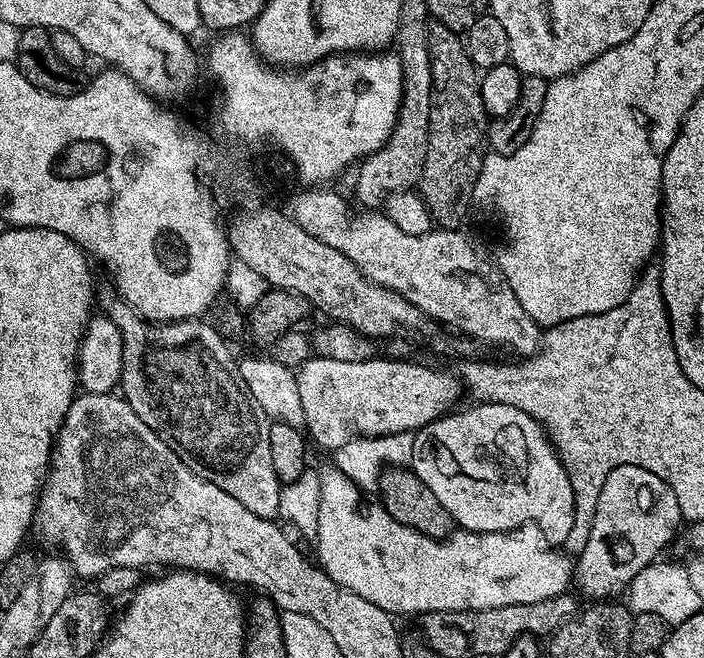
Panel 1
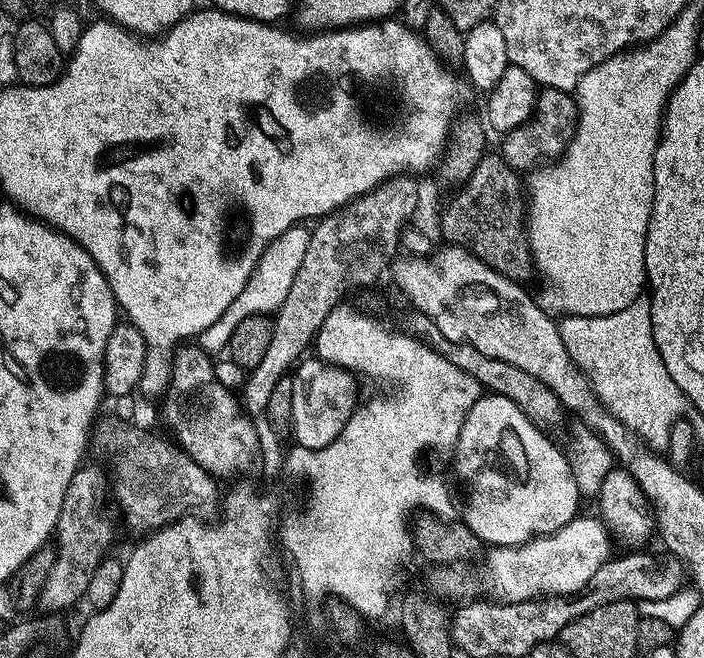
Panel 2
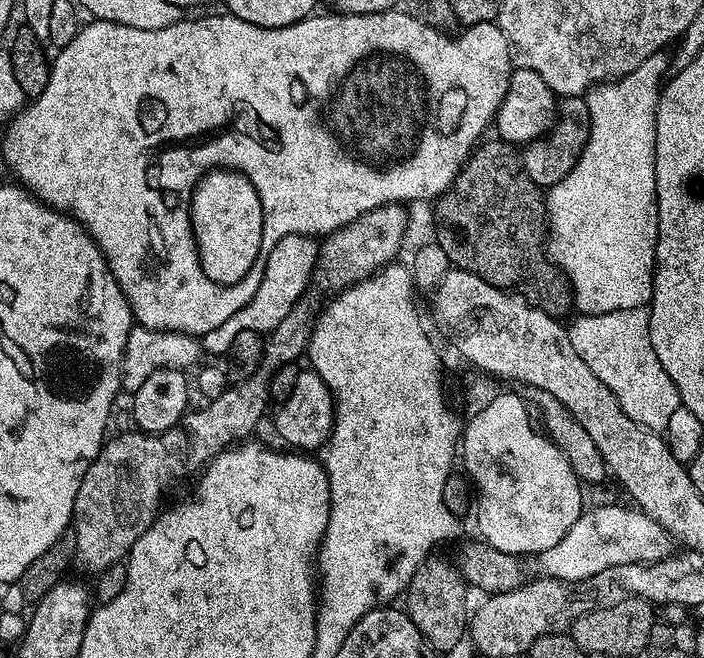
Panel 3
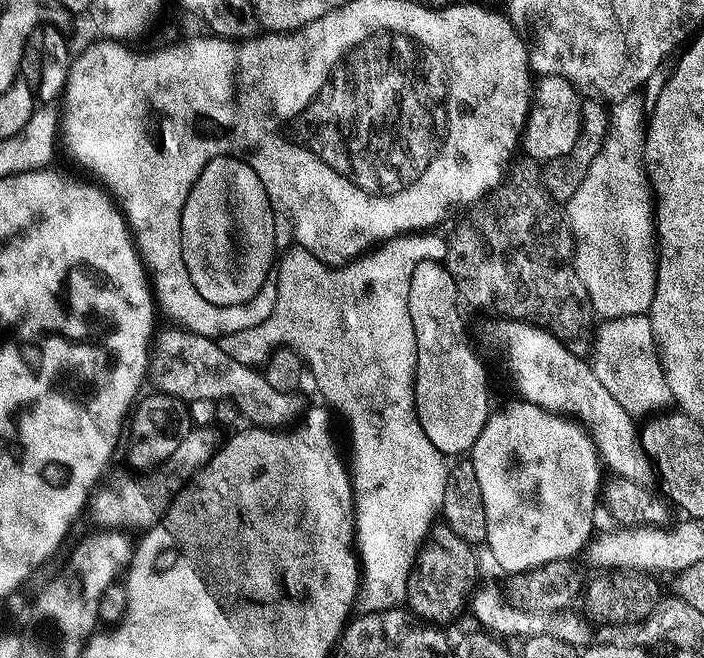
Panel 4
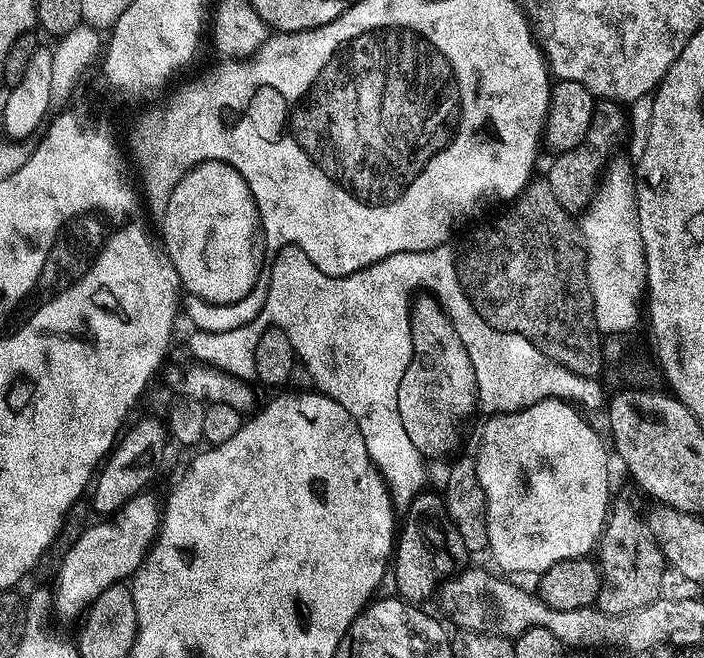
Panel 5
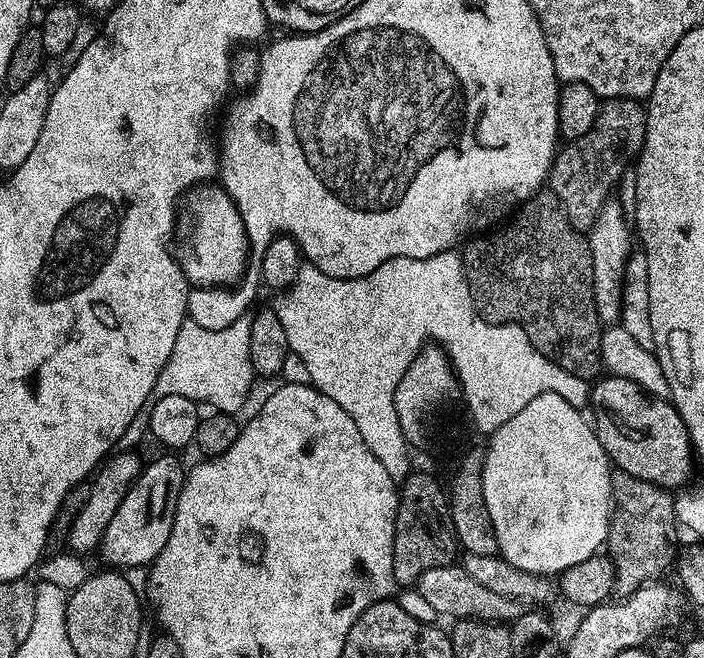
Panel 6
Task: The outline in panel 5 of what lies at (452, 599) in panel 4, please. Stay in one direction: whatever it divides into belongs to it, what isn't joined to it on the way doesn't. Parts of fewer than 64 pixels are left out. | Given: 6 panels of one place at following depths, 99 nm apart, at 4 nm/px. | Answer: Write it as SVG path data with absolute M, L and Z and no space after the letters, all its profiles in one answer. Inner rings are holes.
M425 490L415 496L411 504L407 505L408 517L404 520L398 532L398 539L394 544L394 563L390 568L390 576L396 579L399 599L410 604L423 605L437 595L438 589L444 581L457 575L469 567L470 553L466 542L462 542L462 534L452 526L448 512L444 508L443 495L436 496L431 490Z

